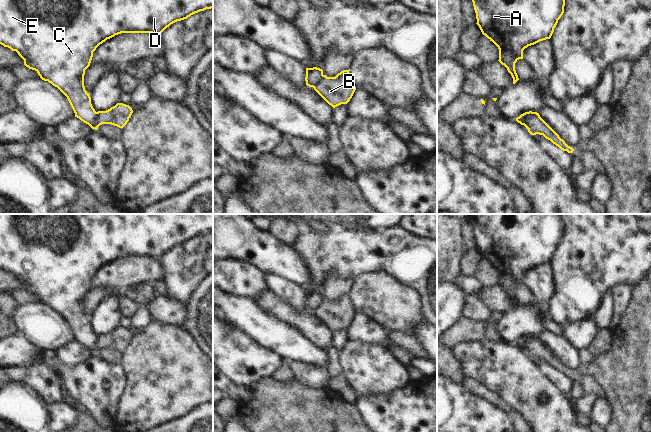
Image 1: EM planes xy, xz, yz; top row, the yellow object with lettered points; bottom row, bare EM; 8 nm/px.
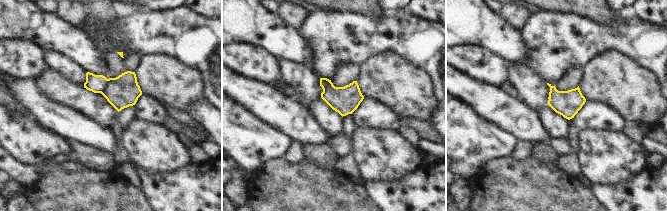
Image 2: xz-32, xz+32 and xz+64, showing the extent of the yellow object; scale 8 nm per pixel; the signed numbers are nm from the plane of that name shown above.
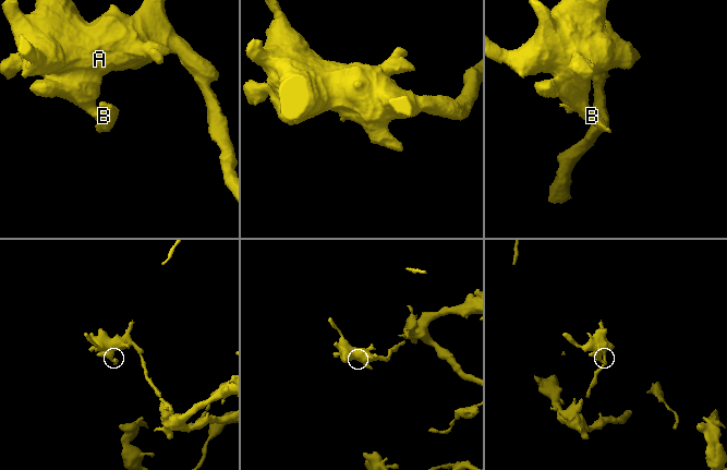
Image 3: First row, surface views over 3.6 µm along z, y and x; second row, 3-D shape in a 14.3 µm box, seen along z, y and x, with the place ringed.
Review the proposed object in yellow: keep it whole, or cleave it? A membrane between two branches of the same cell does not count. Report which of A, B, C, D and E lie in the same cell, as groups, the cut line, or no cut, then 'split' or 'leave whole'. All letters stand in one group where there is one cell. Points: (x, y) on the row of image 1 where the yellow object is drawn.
A C D E / B | xy (97, 112), (93, 128) | split

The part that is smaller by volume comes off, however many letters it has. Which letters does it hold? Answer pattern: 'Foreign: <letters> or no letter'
Foreign: B.

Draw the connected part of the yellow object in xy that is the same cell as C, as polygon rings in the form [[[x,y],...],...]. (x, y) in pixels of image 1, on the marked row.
[[[0,0],[0,44],[16,51],[26,67],[57,87],[67,97],[75,117],[94,129],[97,112],[85,90],[84,75],[96,48],[121,33],[159,35],[171,24],[211,8],[213,0]]]

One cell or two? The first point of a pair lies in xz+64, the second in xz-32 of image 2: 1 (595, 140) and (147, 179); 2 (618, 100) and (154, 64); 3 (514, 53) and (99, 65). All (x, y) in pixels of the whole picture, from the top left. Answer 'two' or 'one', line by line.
1: two
2: one
3: one

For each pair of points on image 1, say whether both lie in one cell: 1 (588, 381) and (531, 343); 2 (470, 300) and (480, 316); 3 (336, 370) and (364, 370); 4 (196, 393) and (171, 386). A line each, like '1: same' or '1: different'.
1: same
2: same
3: different
4: same

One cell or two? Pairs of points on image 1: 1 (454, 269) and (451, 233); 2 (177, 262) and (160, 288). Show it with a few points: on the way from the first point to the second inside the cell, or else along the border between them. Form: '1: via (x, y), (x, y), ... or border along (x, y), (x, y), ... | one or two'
1: via (451, 260), (451, 242) | one
2: border along (161, 281), (166, 288), (167, 296) | two

